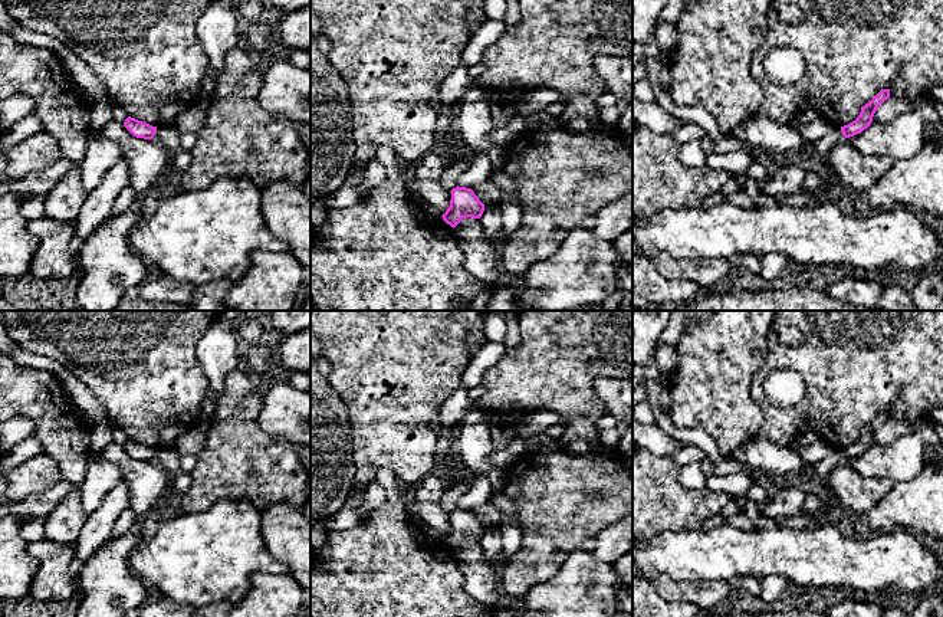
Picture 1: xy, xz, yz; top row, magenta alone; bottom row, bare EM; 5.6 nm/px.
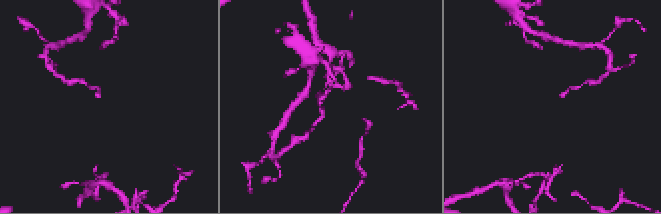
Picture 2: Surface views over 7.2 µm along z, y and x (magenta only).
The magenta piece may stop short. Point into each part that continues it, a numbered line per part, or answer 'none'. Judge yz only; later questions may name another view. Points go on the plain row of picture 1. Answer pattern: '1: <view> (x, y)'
none

